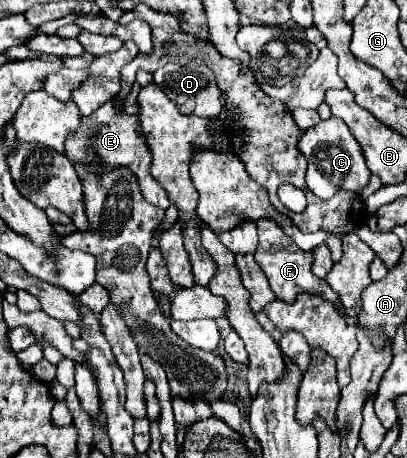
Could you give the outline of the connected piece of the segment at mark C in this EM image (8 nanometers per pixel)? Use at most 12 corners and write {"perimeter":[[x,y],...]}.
{"perimeter":[[330,118],[306,130],[306,188],[360,194],[372,174],[348,126]]}

